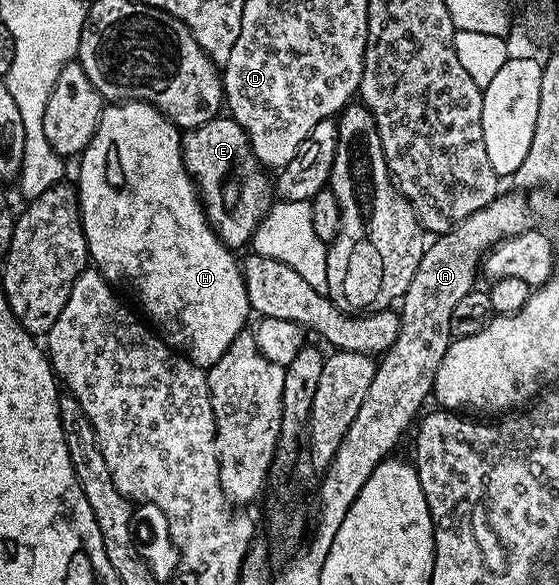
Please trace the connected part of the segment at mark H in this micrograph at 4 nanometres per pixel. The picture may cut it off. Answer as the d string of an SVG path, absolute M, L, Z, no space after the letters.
M142 100L114 102L103 107L102 117L96 126L96 134L92 134L92 142L88 142L88 146L80 154L78 162L78 180L76 179L78 209L82 215L86 250L93 267L102 273L104 279L113 282L115 285L127 284L138 295L143 310L150 315L151 321L149 320L149 323L153 325L158 335L171 348L181 352L187 360L191 360L199 366L209 366L220 362L220 358L224 358L228 346L232 346L232 342L247 327L246 319L252 316L252 309L248 298L248 290L244 286L239 257L234 257L237 255L227 248L226 244L214 232L210 221L206 219L206 209L202 207L194 178L188 174L188 170L184 166L182 132L160 109L154 108L151 104L145 104Z

